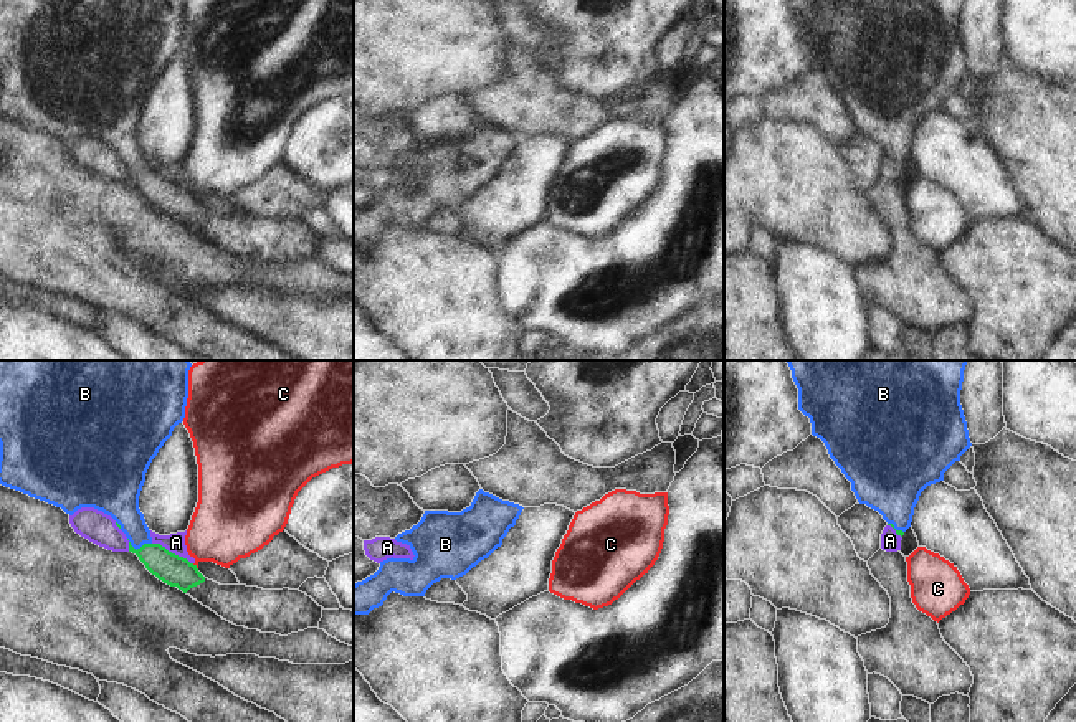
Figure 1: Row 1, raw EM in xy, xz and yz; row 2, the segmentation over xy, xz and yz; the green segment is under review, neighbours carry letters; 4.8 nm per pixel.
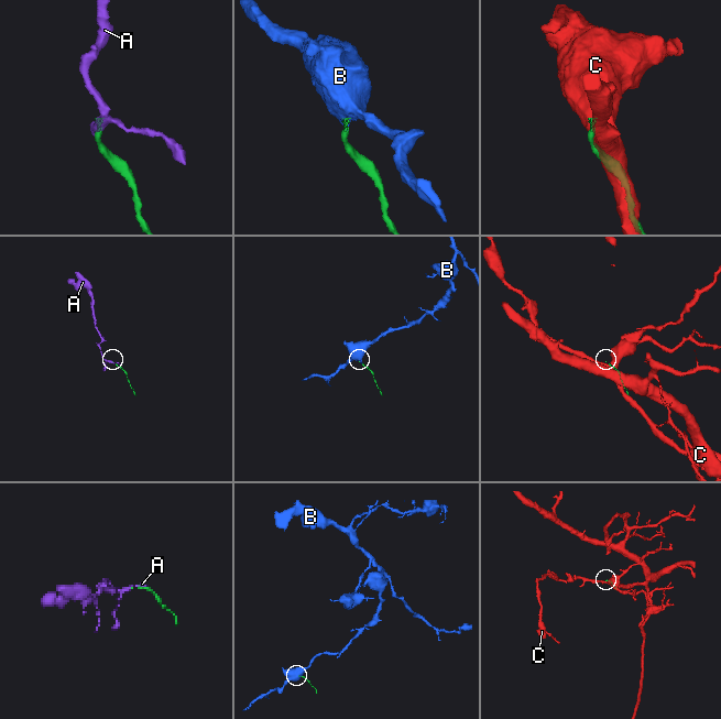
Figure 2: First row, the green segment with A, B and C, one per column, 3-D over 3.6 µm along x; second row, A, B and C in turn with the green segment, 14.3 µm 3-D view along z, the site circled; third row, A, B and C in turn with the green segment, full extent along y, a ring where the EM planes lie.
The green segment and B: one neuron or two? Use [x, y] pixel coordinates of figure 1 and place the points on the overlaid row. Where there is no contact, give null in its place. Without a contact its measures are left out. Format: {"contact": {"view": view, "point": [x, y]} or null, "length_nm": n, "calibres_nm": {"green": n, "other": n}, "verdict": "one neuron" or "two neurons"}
{"contact": {"view": "xy", "point": [138, 549]}, "length_nm": 120, "calibres_nm": {"green": 150, "other": 180}, "verdict": "one neuron"}

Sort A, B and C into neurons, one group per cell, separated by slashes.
A / B / C

